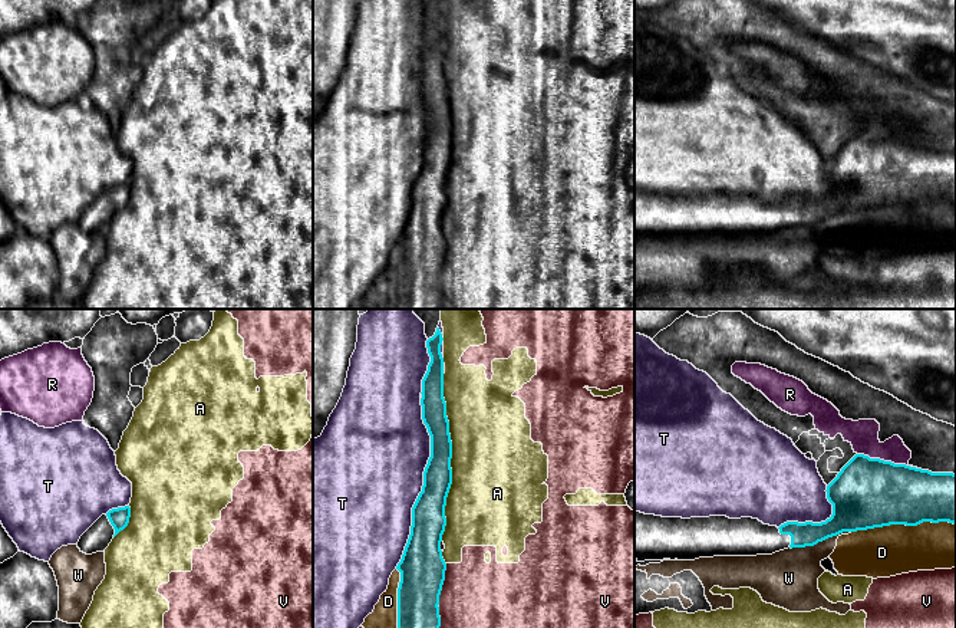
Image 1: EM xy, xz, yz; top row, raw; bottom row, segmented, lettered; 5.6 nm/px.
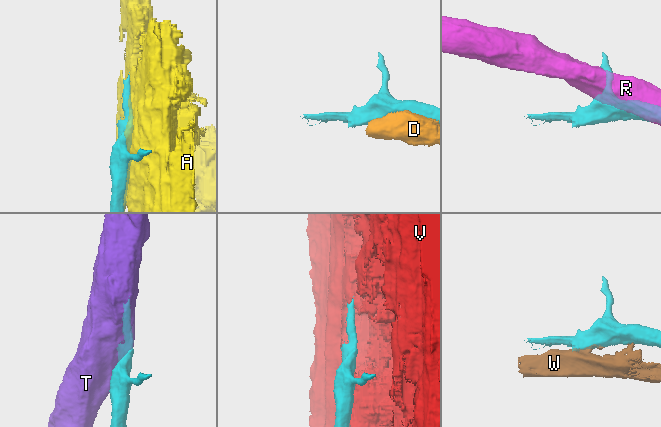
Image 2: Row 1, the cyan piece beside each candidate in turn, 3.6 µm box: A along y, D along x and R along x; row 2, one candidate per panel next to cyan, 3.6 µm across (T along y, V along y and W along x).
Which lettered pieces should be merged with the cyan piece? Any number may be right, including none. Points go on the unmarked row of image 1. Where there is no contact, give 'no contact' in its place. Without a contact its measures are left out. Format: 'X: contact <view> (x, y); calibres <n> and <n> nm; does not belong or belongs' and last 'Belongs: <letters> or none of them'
A: contact xz (451, 135); calibres 160 and 480 nm; does not belong
D: contact yz (903, 201); calibres 380 and 280 nm; does not belong
R: contact yz (883, 138); calibres 400 and 170 nm; does not belong
T: contact xz (424, 161); calibres 190 and 480 nm; does not belong
V: contact xz (438, 275); calibres 260 and 480 nm; does not belong
W: contact yz (820, 219); calibres 220 and 300 nm; does not belong
Belongs: none of them

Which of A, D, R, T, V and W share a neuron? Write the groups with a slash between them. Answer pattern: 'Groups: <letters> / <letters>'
Groups: A V / D W / R / T

